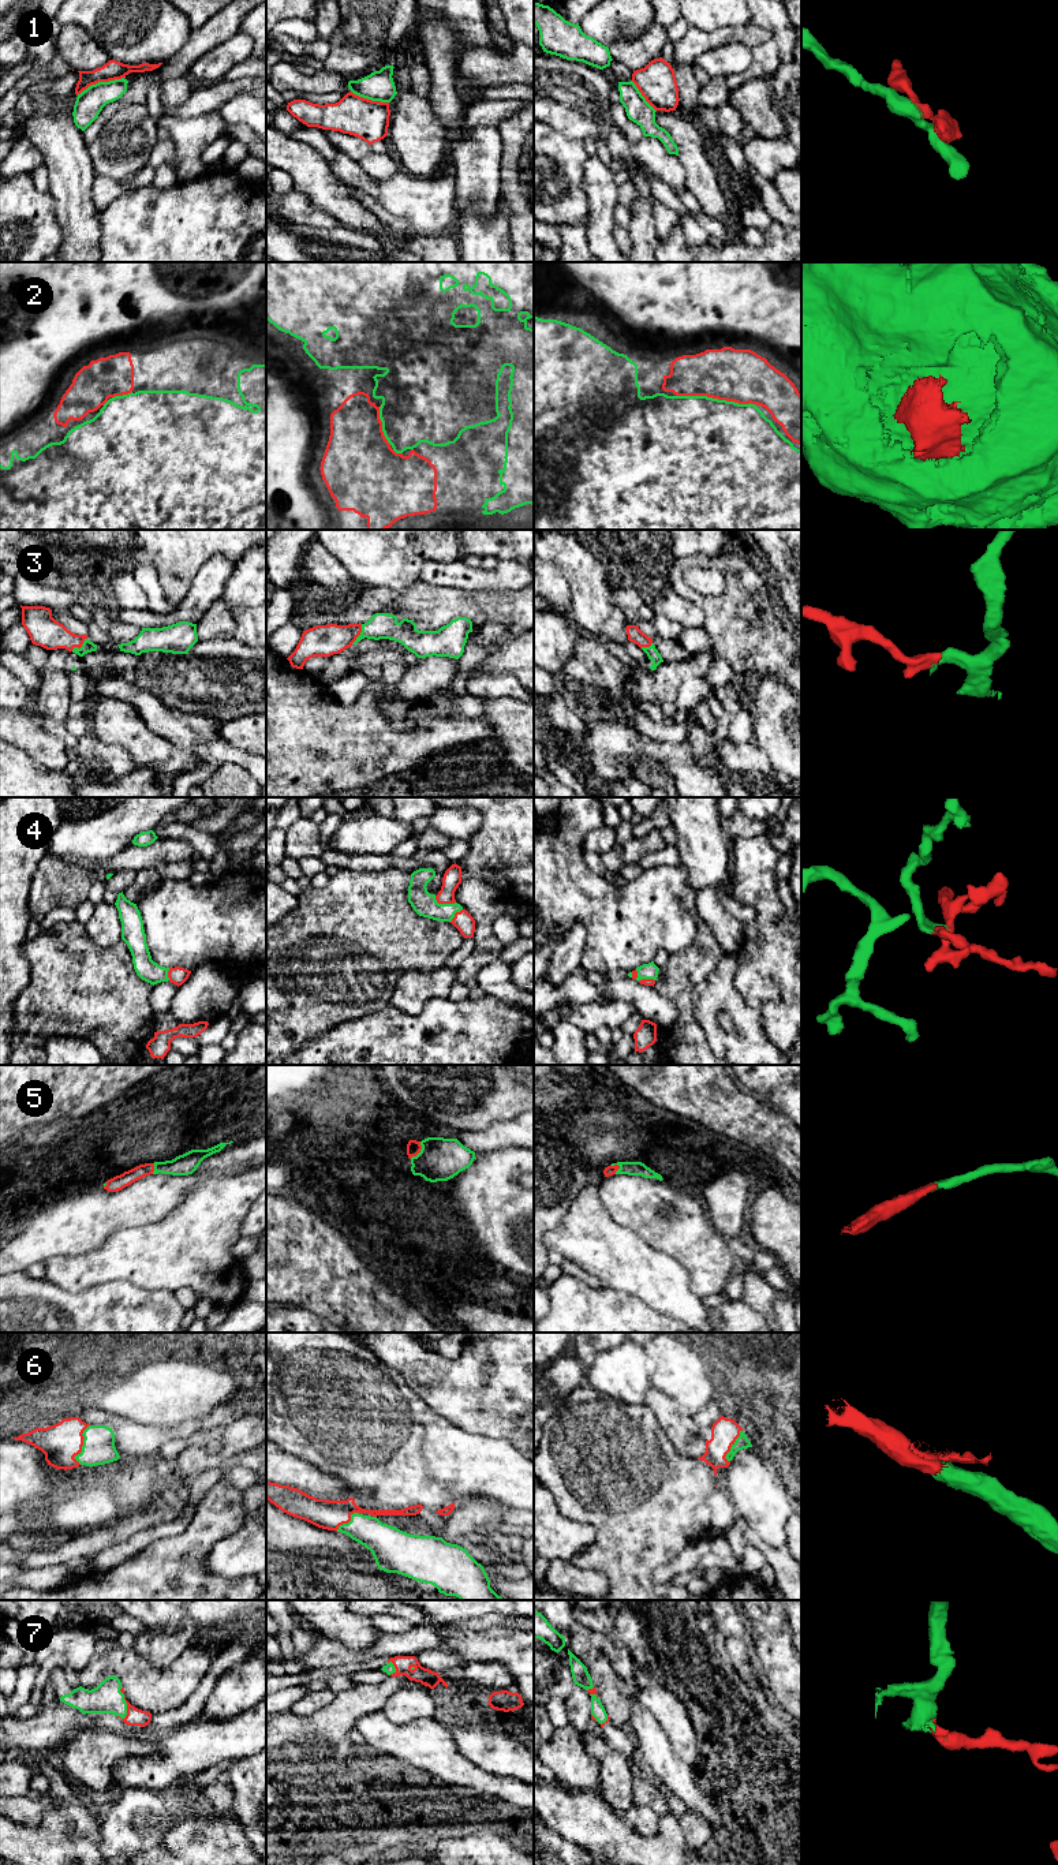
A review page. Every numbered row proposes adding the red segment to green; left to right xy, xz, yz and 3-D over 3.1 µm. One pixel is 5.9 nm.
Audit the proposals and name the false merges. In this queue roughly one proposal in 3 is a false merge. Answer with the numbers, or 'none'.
1

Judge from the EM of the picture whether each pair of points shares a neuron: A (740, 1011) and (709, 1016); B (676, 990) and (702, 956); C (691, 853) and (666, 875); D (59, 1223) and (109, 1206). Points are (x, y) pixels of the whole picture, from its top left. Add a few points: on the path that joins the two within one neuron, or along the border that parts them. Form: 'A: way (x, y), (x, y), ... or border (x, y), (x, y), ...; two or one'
A: way (732, 1005), (720, 1005), (717, 1008); one
B: way (676, 982), (694, 964); one
C: border (681, 864), (687, 871), (687, 884), (695, 892); two
D: way (71, 1223), (82, 1223), (97, 1214); one

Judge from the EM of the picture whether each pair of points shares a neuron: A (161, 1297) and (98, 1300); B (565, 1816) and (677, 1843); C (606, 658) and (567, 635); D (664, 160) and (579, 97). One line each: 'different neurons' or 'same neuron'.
A: same neuron
B: same neuron
C: different neurons
D: same neuron

